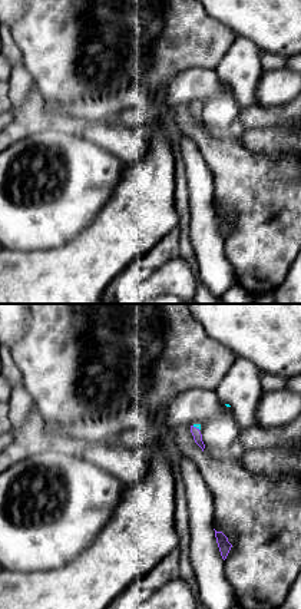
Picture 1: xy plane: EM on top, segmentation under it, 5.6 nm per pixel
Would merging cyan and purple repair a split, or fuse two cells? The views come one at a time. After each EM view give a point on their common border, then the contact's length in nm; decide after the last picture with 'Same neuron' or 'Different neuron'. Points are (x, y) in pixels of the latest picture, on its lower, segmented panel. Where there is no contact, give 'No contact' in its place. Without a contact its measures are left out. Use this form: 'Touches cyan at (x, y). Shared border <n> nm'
Touches cyan at (197, 427). Shared border 50 nm

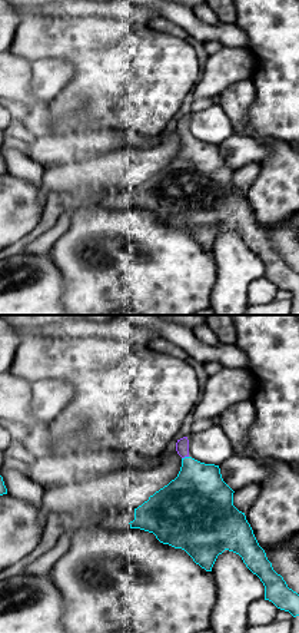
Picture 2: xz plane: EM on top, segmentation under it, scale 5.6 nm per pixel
Touches cyan at (185, 457). Shared border 40 nm

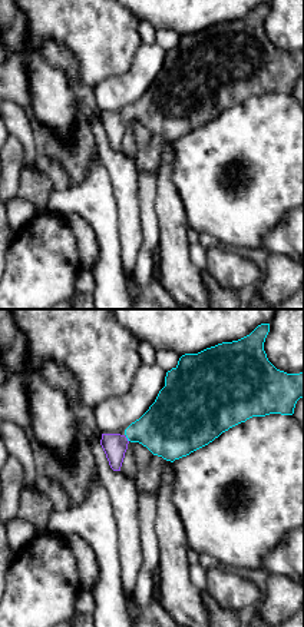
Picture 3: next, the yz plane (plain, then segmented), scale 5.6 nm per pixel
Touches cyan at (128, 440). Shared border 40 nm

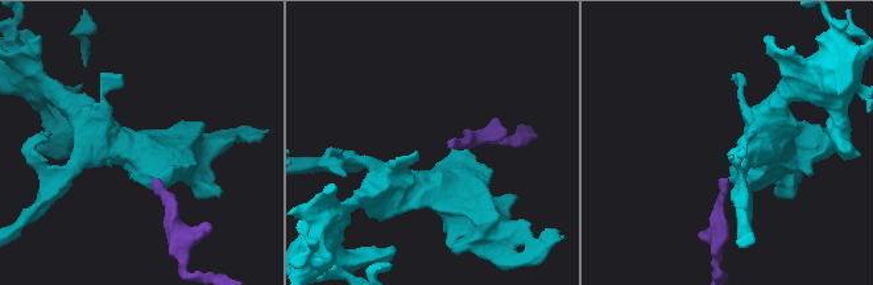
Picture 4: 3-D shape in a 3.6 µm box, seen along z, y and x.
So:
Same neuron

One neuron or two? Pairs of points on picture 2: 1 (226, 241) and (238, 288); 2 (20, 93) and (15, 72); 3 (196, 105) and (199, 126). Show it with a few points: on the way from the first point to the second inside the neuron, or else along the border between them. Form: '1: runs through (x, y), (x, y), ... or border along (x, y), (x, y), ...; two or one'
1: runs through (231, 252), (235, 261), (235, 277); one
2: runs through (15, 88), (15, 78); one
3: border along (213, 103), (190, 112); two

